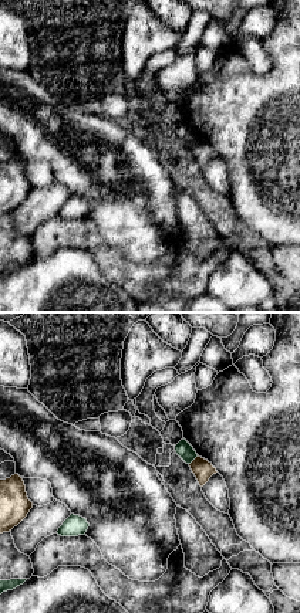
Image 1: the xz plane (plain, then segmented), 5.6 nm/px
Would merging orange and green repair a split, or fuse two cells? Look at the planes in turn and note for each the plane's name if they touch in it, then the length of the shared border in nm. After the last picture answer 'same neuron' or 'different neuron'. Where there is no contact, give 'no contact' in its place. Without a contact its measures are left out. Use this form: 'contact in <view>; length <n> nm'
contact in xz; length 80 nm

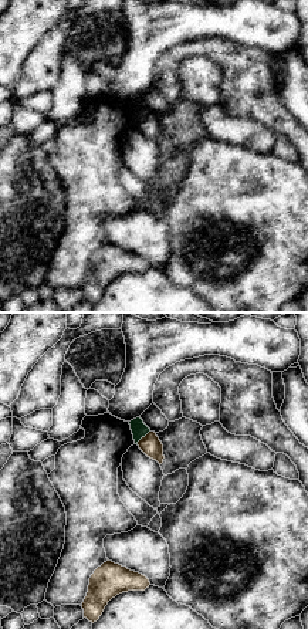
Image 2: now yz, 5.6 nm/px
contact in yz; length 110 nm

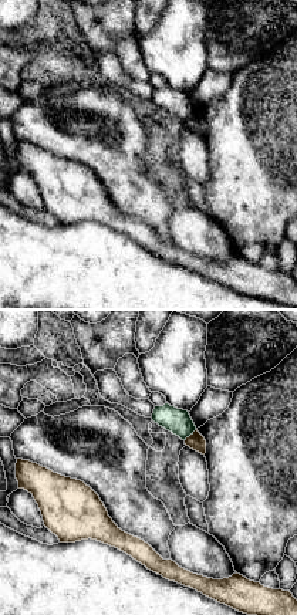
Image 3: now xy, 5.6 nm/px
contact in xy; length 100 nm

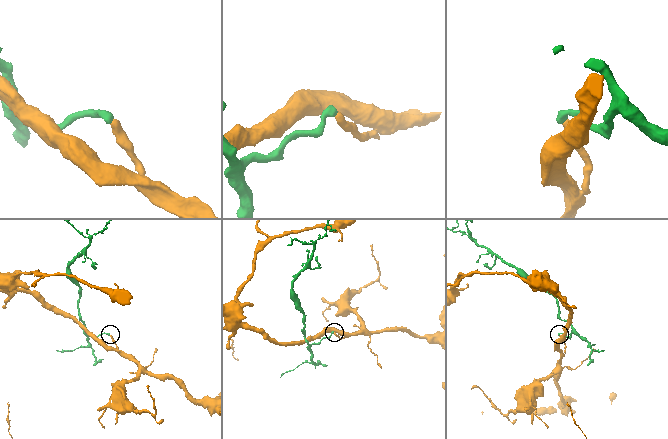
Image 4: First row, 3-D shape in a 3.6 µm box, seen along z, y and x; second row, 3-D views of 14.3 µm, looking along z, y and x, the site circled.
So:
different neuron

